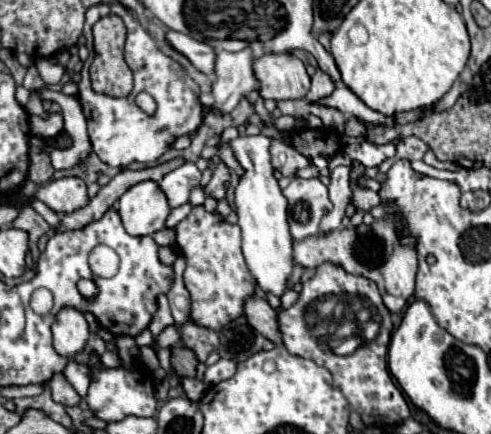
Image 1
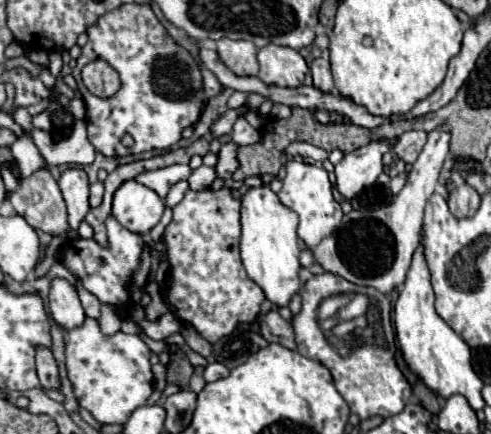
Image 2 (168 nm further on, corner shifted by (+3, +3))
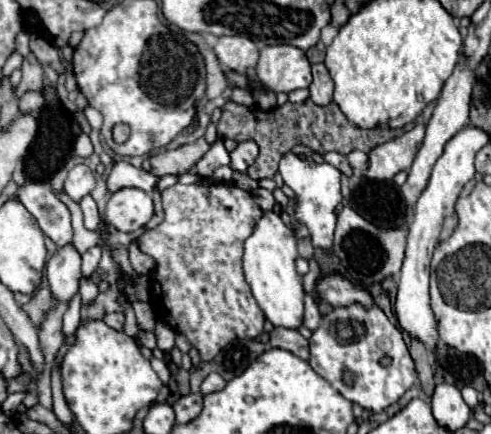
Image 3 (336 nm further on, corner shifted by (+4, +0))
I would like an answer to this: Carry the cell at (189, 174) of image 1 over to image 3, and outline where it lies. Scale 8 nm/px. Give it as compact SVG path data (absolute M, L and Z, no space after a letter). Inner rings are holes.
M120 161L120 163L114 163L106 183L108 183L108 189L112 193L118 189L124 189L124 187L136 187L136 189L142 189L146 193L152 193L154 187L158 185L158 181L160 181L160 177Z

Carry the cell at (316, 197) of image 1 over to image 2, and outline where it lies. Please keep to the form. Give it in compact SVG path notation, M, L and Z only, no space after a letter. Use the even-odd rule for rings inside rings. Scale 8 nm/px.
M287 160L285 162L285 178L283 178L283 188L279 192L279 200L283 206L291 208L297 218L299 218L299 238L307 244L307 248L315 248L323 238L331 236L335 228L339 226L339 220L343 218L341 204L333 198L333 186L329 182L329 172L323 166L307 164L307 162L297 162L297 160Z

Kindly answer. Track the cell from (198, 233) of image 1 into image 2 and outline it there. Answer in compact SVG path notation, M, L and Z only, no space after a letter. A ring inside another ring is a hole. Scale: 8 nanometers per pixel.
M207 188L199 192L187 190L183 200L177 206L173 206L173 220L163 232L163 244L169 254L169 276L165 284L167 304L179 320L191 324L211 344L231 334L241 322L255 322L261 310L261 302L265 300L263 290L249 276L245 276L245 270L239 260L241 198L235 198L231 192L233 188L221 188L221 190Z

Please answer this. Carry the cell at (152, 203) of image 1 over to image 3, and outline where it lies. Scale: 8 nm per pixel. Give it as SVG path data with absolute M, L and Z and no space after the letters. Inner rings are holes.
M120 189L108 199L106 221L118 231L138 231L154 215L154 203L142 189Z

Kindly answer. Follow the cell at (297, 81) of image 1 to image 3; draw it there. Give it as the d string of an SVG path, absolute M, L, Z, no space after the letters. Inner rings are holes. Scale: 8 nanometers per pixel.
M290 45L264 47L260 51L256 75L274 93L290 93L308 87L312 81L310 63L304 51Z

